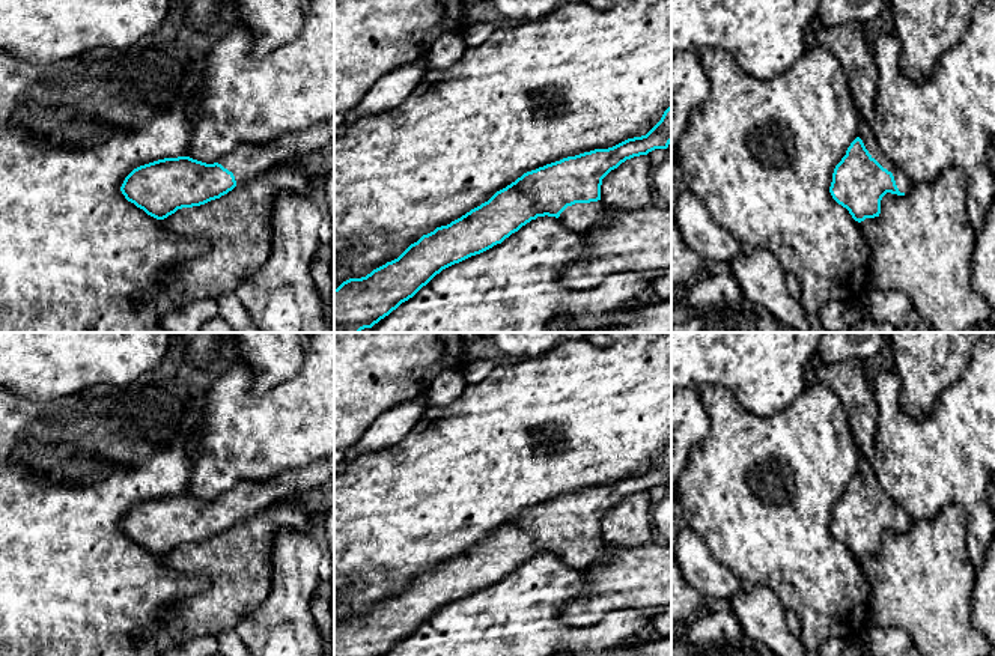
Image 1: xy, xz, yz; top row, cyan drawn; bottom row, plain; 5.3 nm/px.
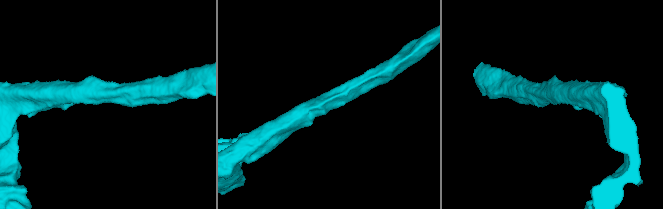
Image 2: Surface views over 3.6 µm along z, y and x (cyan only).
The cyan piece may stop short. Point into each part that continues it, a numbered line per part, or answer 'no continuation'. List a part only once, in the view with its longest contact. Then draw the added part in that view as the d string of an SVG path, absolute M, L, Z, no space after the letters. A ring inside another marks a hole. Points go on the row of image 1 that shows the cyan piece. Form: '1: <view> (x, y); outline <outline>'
1: yz (866, 134); outline M861 123L858 137L863 140L872 158L893 173L899 191L906 194L911 190L911 181L905 172L882 152L869 123Z

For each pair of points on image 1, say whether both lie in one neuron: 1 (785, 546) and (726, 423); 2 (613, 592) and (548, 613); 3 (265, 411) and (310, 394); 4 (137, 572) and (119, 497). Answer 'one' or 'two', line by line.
1: one
2: two
3: one
4: one

